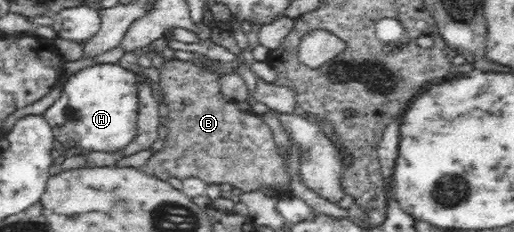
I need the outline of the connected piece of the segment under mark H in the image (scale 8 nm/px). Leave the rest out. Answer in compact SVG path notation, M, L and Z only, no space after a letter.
M95 63L72 74L60 92L59 99L43 116L53 129L53 136L67 148L93 149L93 151L119 151L137 135L137 74L116 63Z

